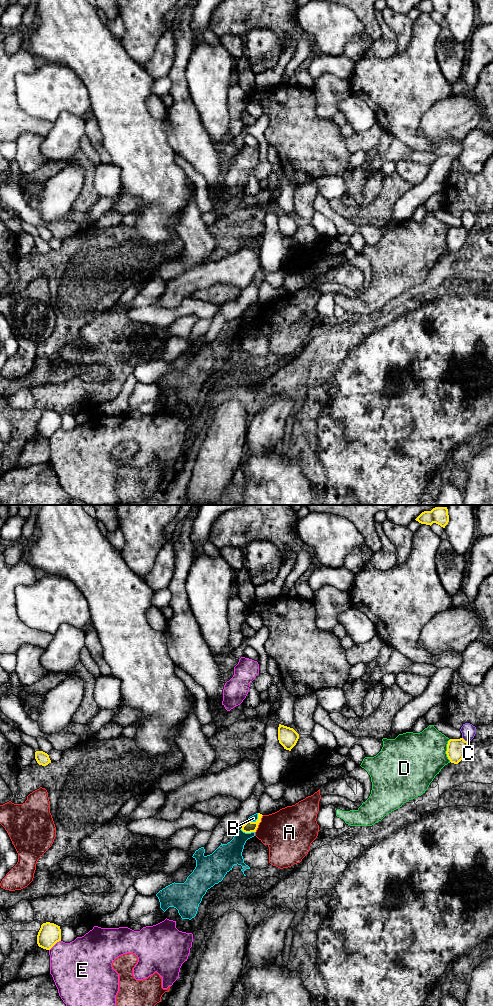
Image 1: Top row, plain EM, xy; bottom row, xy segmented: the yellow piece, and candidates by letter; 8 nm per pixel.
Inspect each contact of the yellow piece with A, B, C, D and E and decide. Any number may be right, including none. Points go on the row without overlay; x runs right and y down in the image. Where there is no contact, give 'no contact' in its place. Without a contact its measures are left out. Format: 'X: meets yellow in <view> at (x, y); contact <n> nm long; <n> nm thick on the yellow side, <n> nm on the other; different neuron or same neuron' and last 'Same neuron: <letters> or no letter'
A: meets yellow in xy at (258, 312); contact 160 nm long; 90 nm thick on the yellow side, 380 nm on the other; different neuron
B: meets yellow in xy at (256, 308); contact 110 nm long; 90 nm thick on the yellow side, 60 nm on the other; different neuron
C: meets yellow in xy at (464, 228); contact 60 nm long; 160 nm thick on the yellow side, 120 nm on the other; different neuron
D: meets yellow in xy at (447, 238); contact 180 nm long; 160 nm thick on the yellow side, 400 nm on the other; different neuron
E: meets yellow in xy at (54, 432); contact 130 nm long; 180 nm thick on the yellow side, 400 nm on the other; different neuron
Same neuron: no letter

